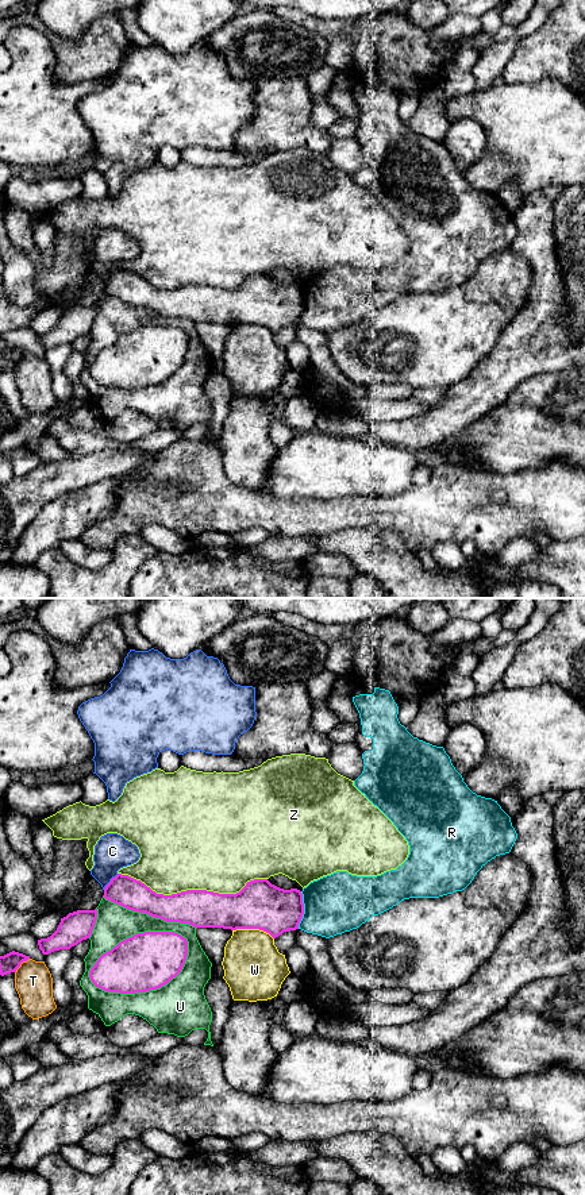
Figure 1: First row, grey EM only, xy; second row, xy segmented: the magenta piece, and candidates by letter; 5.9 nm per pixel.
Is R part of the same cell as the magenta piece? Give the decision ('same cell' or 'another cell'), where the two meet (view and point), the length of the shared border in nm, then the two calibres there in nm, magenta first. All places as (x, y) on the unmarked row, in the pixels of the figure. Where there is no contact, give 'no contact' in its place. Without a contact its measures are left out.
another cell | xy (303, 305) | 220 nm | 280/360 nm

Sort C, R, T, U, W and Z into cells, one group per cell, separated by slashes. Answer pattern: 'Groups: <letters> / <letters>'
Groups: C / R / T / U / W / Z

